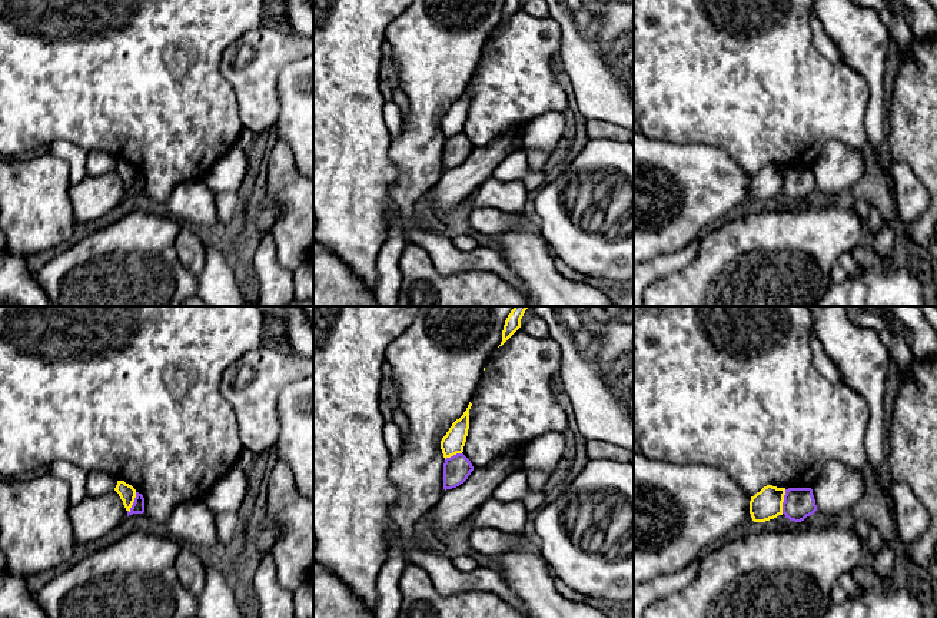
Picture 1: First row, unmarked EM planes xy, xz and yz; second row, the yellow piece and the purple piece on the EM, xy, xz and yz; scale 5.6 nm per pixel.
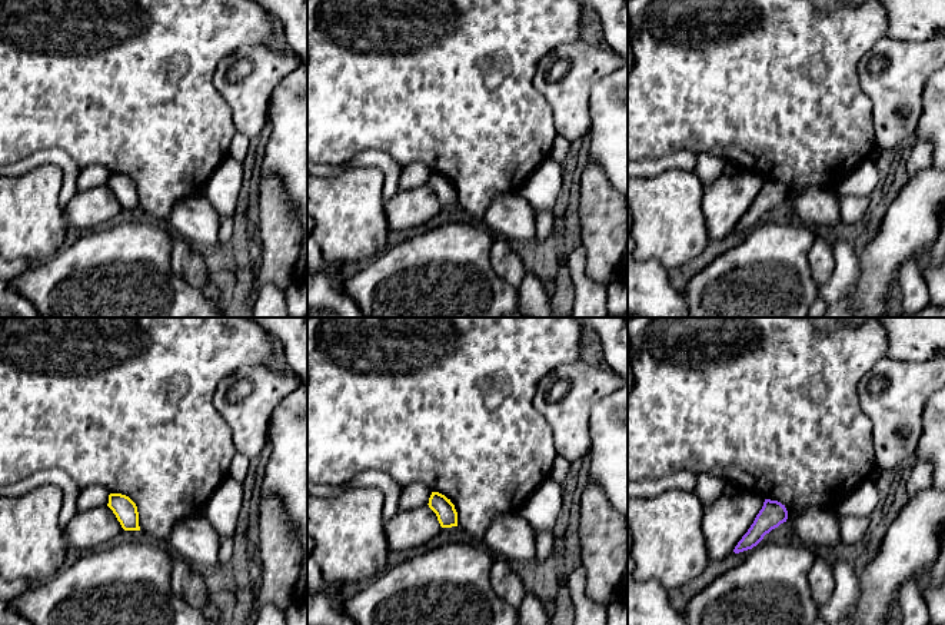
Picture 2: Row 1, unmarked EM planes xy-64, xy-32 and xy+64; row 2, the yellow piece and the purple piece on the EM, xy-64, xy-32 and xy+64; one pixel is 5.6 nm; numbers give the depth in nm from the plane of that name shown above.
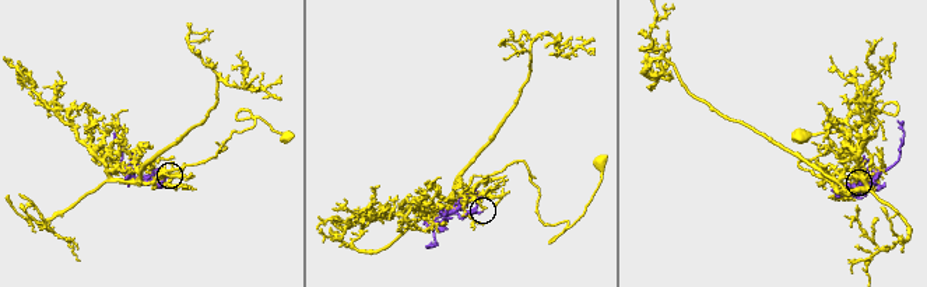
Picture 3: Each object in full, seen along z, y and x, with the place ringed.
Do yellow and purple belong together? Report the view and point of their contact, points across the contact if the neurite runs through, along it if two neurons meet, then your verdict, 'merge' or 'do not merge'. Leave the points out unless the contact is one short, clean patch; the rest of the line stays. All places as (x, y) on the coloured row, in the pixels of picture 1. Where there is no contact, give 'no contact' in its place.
yz (783, 501) | along yz (786, 489), (781, 512) | do not merge

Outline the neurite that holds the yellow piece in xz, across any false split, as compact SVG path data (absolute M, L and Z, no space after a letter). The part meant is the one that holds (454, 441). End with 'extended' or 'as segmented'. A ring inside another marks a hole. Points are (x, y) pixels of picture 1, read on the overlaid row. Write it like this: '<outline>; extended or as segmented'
M469 402L463 415L452 423L452 426L441 441L441 449L445 459L463 452L463 446L466 442L468 429L469 429L471 406L472 403Z; as segmented

